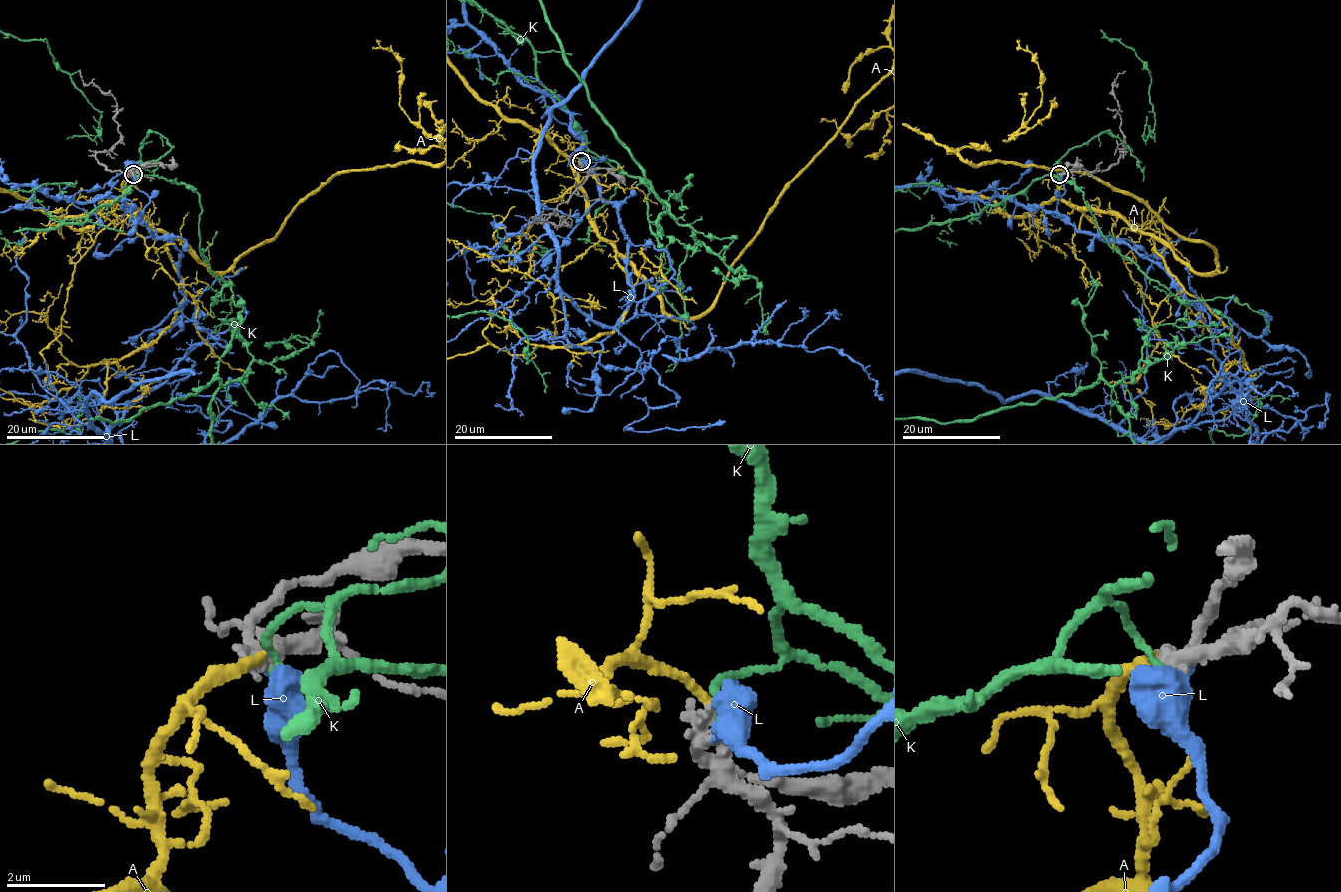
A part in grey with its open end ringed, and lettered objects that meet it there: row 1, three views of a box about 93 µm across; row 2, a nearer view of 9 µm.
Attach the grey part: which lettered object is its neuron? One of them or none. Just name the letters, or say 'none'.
A

